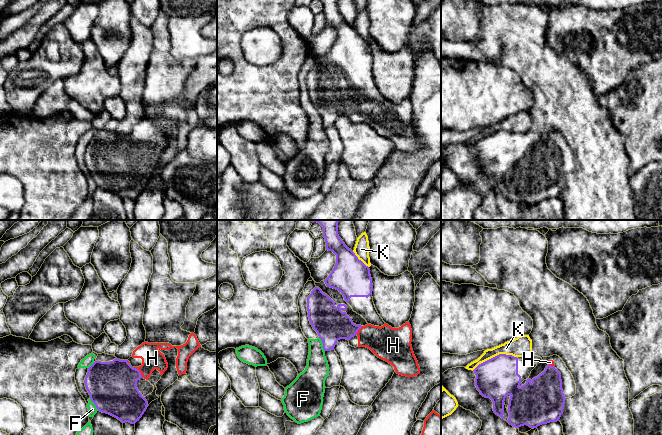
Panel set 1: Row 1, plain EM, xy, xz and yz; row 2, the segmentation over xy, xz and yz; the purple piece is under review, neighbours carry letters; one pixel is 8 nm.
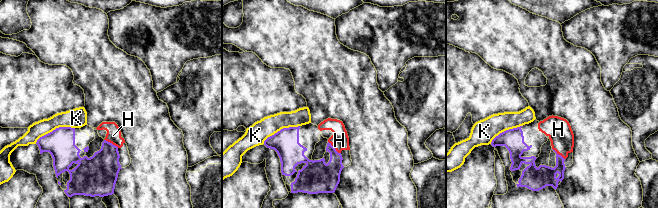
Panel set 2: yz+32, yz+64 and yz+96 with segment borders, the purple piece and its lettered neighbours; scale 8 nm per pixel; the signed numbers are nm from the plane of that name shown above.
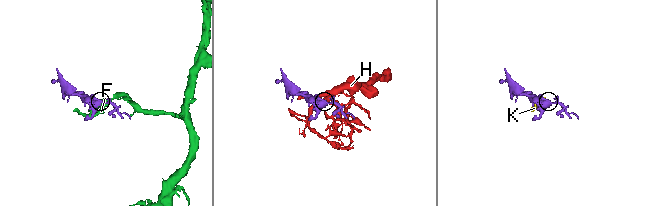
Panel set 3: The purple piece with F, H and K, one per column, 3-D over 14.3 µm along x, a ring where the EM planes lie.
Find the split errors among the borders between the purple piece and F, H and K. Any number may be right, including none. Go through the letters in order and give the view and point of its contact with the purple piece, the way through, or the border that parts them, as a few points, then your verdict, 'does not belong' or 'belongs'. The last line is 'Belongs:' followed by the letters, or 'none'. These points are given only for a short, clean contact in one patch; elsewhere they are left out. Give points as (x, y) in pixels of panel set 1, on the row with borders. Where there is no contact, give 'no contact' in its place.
F: meets purple in xz at (323, 344); does not belong
H: meets purple in xy at (139, 372); runs through xy (112, 386), (120, 378), (139, 372), (152, 358); belongs
K: meets purple in yz at (495, 356); border along yz (516, 356), (497, 354), (479, 363), (472, 370); does not belong
Belongs: H

